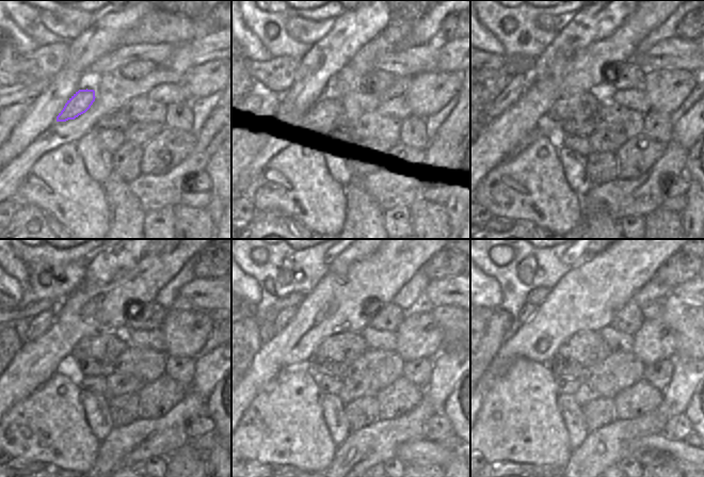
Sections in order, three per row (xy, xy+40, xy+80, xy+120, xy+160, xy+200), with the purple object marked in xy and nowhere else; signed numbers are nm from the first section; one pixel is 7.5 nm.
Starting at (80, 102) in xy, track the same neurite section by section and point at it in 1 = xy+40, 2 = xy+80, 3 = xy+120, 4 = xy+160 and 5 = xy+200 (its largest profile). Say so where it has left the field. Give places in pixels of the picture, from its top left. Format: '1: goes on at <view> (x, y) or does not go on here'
1: goes on at xy+40 (326, 108)
2: goes on at xy+80 (585, 106)
3: goes on at xy+120 (109, 347)
4: goes on at xy+160 (345, 347)
5: goes on at xy+200 (588, 349)

